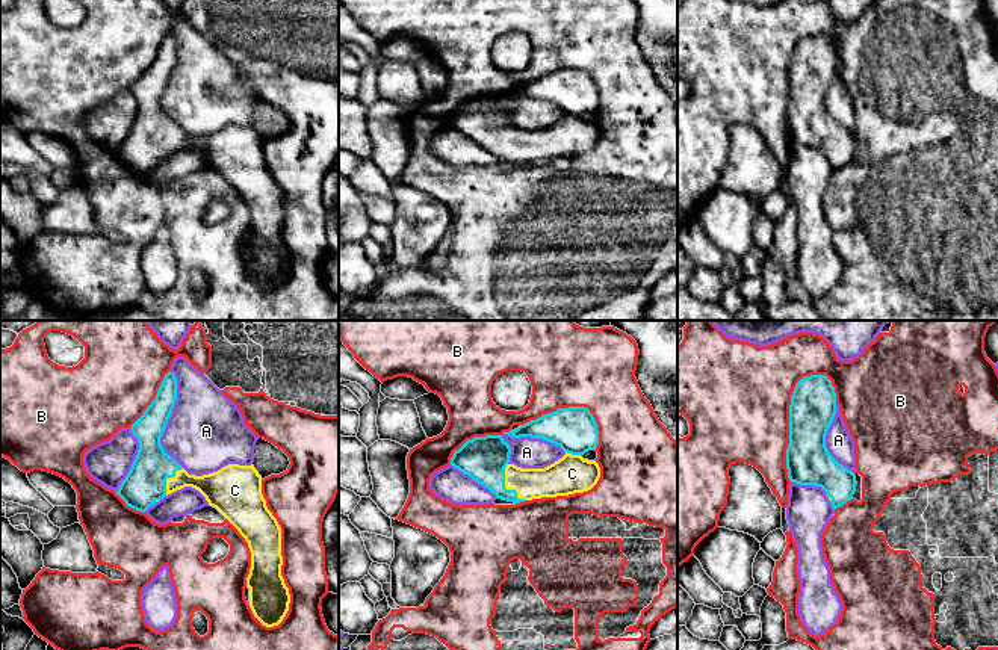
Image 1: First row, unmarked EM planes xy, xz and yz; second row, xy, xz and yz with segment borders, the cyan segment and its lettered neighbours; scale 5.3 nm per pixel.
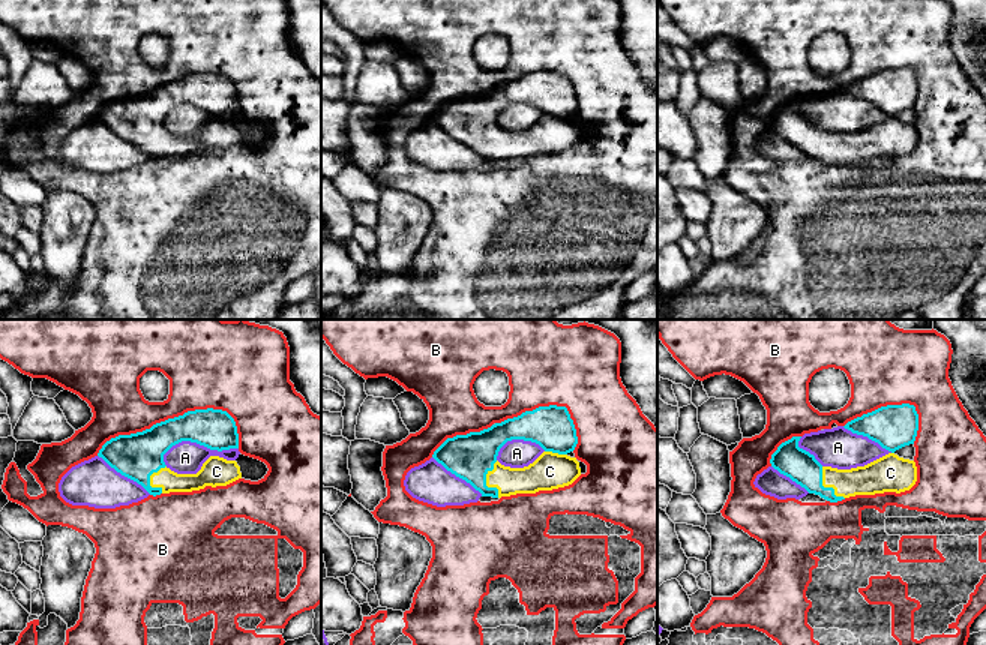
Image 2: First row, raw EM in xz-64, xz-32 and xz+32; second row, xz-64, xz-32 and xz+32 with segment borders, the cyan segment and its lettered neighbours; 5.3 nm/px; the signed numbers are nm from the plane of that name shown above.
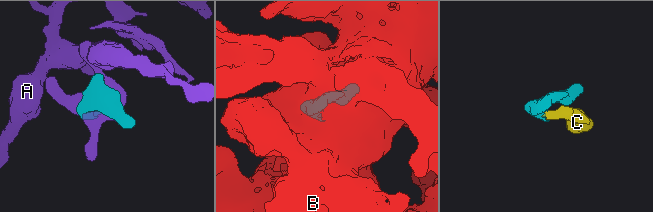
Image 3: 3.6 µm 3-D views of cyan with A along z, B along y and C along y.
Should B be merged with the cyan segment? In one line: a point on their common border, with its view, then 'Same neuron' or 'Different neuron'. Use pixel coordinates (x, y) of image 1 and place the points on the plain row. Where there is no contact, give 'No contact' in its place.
Touches cyan at yz (790, 80). Different neuron

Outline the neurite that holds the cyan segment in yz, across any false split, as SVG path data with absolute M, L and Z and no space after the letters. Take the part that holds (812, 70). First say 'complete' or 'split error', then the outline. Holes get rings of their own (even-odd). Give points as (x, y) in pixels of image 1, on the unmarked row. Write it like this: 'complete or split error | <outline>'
complete | M826 36L801 39L791 57L786 130L791 144L821 148L833 171L853 160L856 136L826 109L836 76L836 54Z

